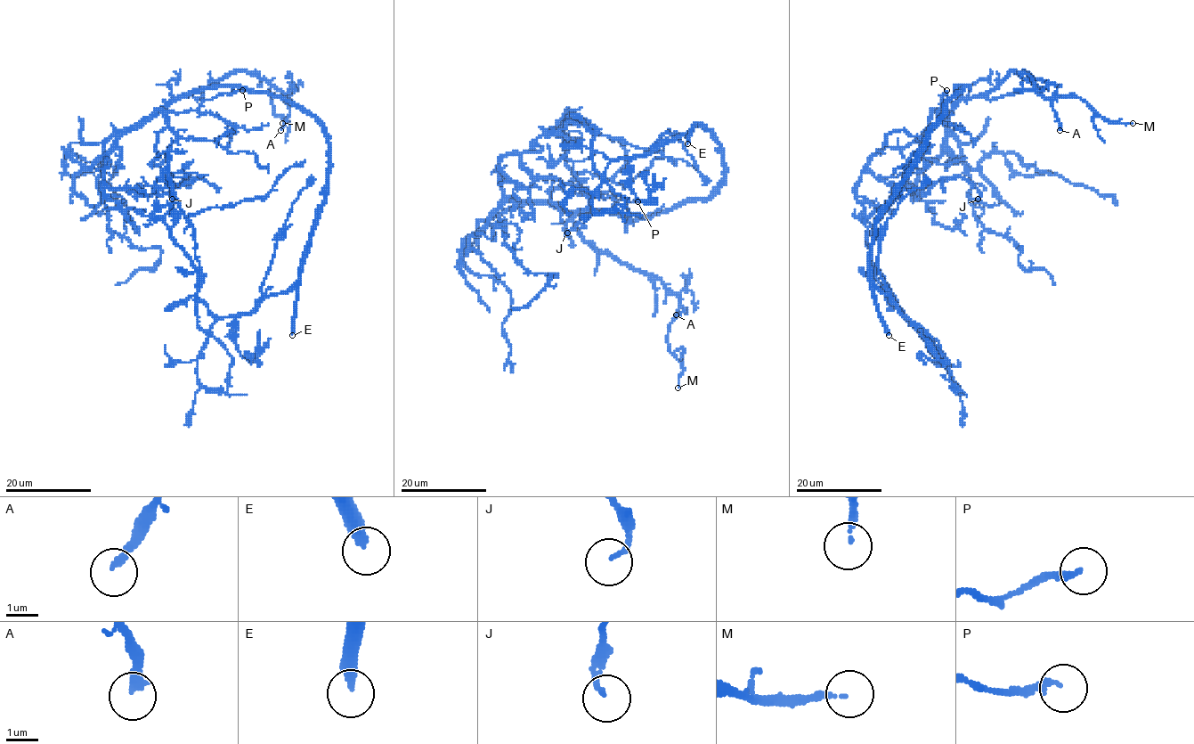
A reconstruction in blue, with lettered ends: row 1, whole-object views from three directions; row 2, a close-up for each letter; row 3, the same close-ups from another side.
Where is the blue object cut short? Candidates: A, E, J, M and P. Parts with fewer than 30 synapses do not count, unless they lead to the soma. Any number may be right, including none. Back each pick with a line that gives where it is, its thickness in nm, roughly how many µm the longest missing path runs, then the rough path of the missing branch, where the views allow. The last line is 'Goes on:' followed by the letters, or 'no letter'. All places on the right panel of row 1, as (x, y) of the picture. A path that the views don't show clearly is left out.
E: place (889, 335); calibre 320 nm; missing 200 µm
M: place (1133, 123); calibre 160 nm; missing 45 µm
Goes on: E, M

